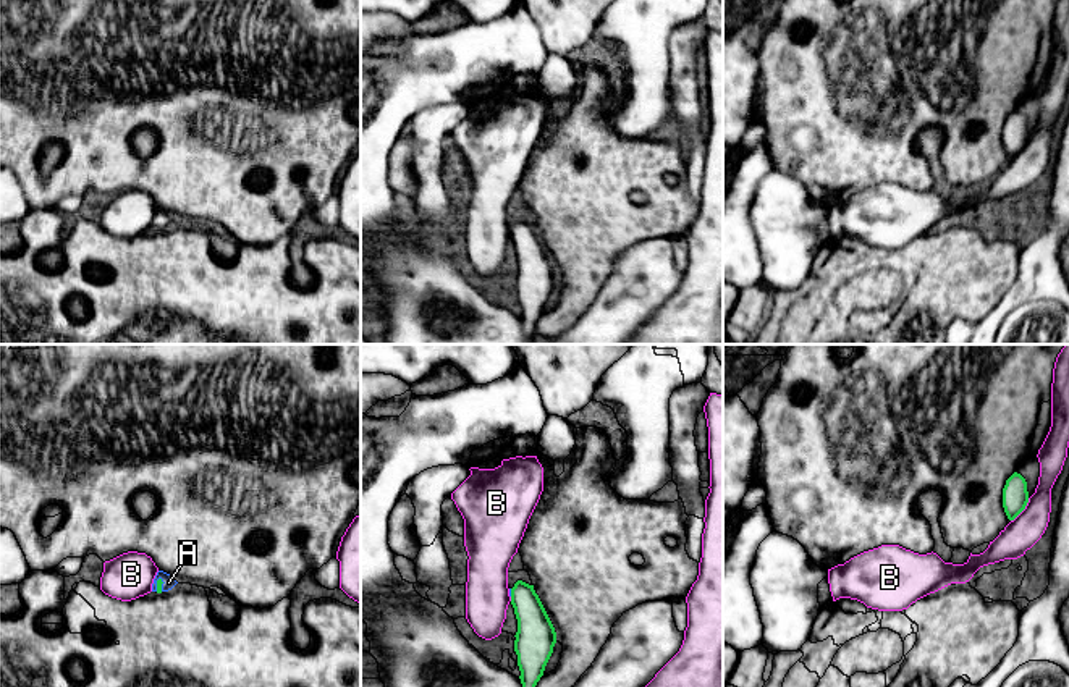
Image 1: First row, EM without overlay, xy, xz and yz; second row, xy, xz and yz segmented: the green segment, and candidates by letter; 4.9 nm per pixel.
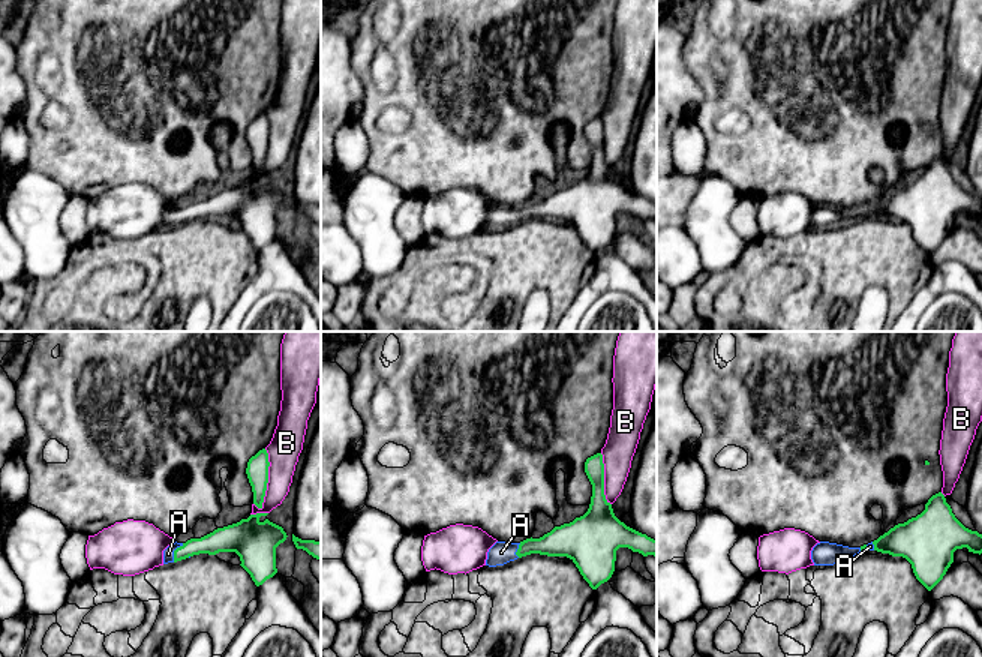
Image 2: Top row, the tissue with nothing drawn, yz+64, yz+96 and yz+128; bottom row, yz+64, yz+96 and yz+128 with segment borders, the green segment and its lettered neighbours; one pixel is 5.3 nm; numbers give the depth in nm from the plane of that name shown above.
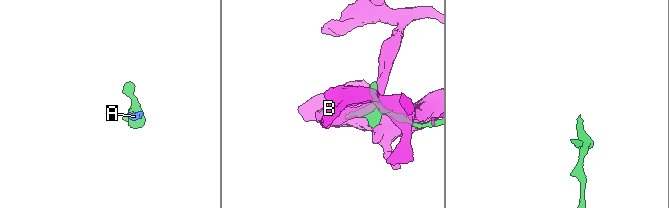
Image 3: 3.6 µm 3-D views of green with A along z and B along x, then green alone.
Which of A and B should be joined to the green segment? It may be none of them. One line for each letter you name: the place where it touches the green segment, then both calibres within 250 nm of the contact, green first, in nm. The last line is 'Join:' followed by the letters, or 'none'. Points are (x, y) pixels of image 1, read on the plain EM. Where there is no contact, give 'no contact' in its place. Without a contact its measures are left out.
A: meets green in xy at (157, 222); 30 nm thick on the green side, 60 nm on the other
Join: A

